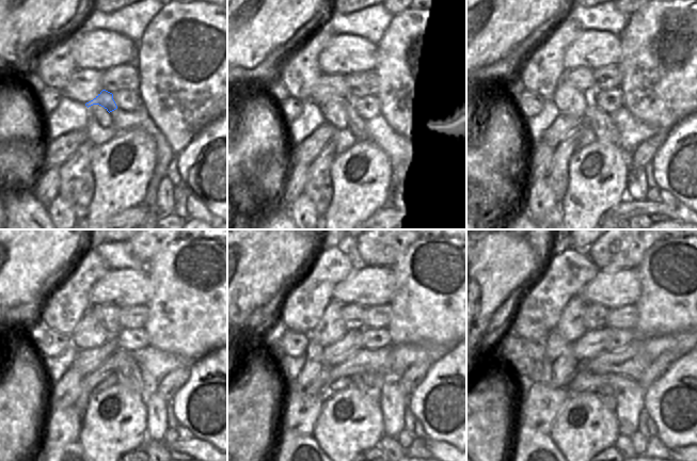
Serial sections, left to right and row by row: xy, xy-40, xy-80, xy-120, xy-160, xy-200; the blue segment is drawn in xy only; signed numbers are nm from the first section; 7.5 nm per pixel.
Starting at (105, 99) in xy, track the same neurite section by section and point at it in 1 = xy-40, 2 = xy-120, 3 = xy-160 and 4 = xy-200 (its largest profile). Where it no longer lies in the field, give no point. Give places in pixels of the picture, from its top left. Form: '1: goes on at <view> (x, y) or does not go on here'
1: goes on at xy-40 (357, 125)
2: goes on at xy-120 (128, 374)
3: goes on at xy-160 (370, 384)
4: goes on at xy-200 (606, 395)

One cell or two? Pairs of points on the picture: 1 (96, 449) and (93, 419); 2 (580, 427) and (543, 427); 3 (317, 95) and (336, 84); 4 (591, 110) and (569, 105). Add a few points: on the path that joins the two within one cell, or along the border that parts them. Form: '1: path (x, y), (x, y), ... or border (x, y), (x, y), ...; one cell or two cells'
1: path (96, 442), (96, 427); one cell
2: border (564, 406), (548, 432); two cells
3: path (321, 92), (332, 86); one cell
4: border (593, 94), (587, 99), (587, 107), (583, 117); two cells

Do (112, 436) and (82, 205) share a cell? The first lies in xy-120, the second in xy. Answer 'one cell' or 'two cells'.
two cells

